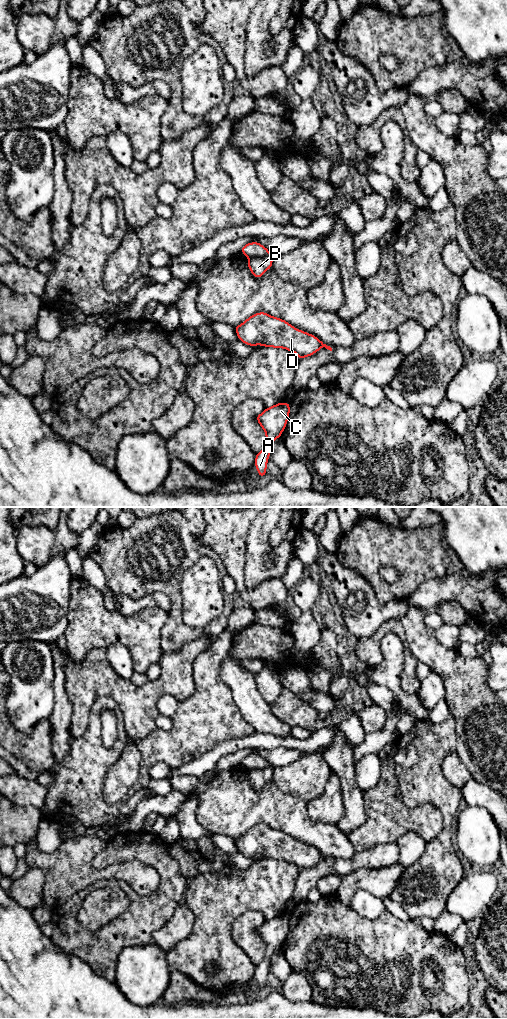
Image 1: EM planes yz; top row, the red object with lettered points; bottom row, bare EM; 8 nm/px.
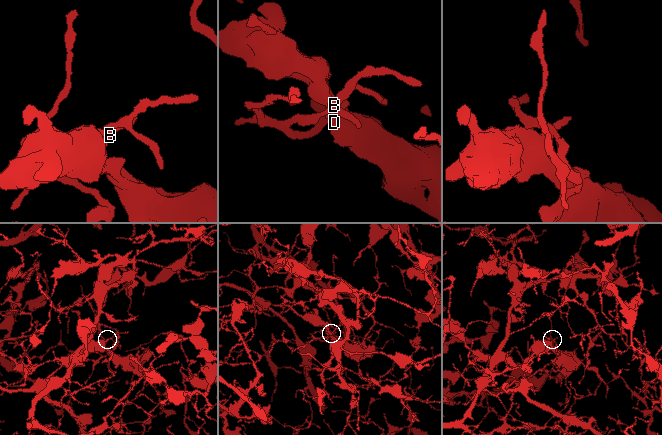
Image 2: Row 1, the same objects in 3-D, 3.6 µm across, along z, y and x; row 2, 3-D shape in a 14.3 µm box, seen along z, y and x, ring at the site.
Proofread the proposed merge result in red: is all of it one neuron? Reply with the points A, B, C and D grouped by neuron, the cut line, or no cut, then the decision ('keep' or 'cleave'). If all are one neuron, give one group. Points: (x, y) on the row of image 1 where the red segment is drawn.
A C / B D; cut in yz along (269, 252), (249, 258); cleave

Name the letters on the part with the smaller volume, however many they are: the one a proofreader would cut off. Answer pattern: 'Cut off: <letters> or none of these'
Cut off: B, D

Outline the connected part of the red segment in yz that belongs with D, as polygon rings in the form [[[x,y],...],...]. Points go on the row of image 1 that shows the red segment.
[[[258,312],[235,326],[239,341],[248,346],[283,348],[294,352],[299,360],[314,355],[322,347],[332,351],[315,335],[293,327],[287,321]]]

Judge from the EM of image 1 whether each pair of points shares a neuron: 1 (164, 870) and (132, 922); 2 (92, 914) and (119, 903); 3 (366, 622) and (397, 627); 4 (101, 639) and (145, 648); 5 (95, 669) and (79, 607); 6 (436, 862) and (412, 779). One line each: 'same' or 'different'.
1: same
2: same
3: different
4: same
5: different
6: same

